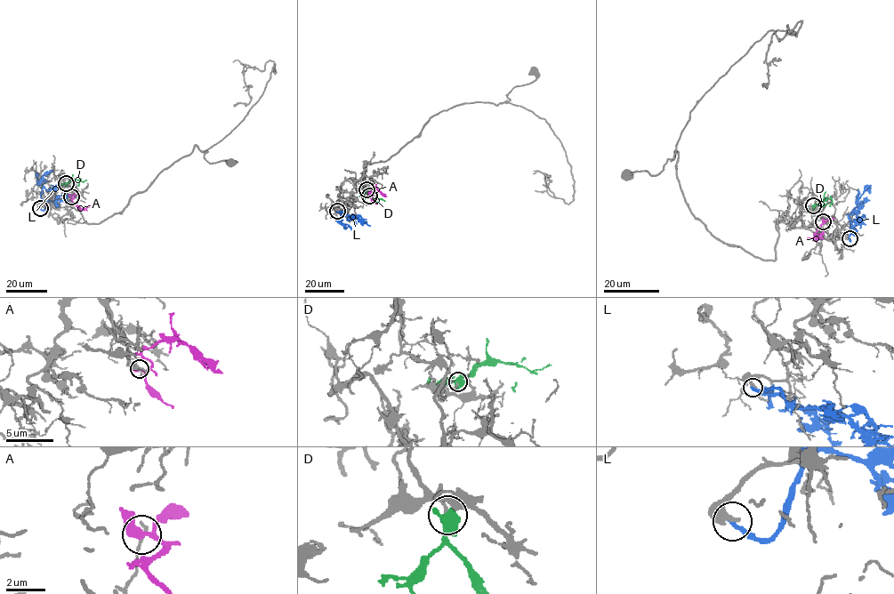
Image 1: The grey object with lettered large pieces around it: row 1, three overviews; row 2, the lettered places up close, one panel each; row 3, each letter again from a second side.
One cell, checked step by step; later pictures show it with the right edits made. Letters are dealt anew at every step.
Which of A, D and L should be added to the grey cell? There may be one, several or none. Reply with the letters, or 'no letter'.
no letter

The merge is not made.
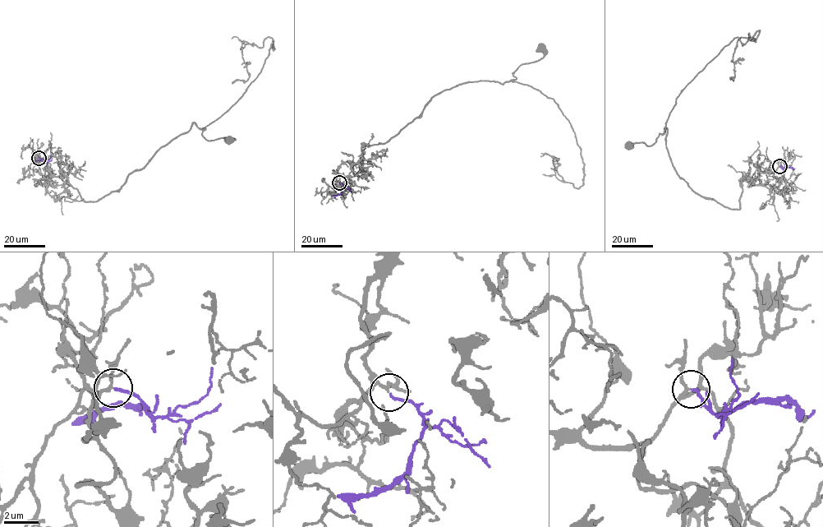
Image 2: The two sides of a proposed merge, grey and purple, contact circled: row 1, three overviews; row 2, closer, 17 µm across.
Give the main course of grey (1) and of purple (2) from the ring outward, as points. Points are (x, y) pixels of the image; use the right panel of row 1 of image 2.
1: (779, 166), (740, 182), (739, 208), (728, 209), (680, 177), (665, 127), (628, 145)
2: (779, 166), (793, 170)

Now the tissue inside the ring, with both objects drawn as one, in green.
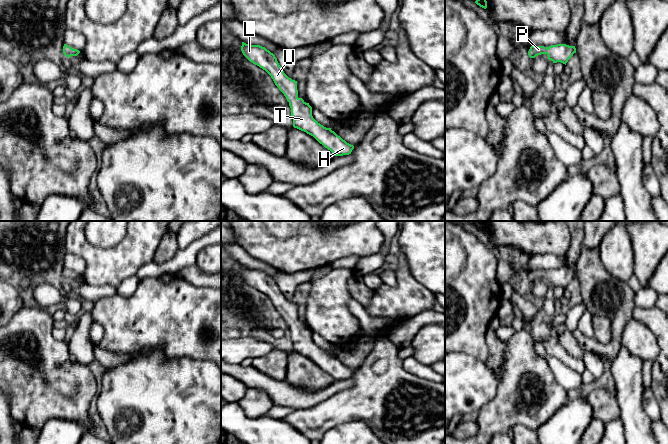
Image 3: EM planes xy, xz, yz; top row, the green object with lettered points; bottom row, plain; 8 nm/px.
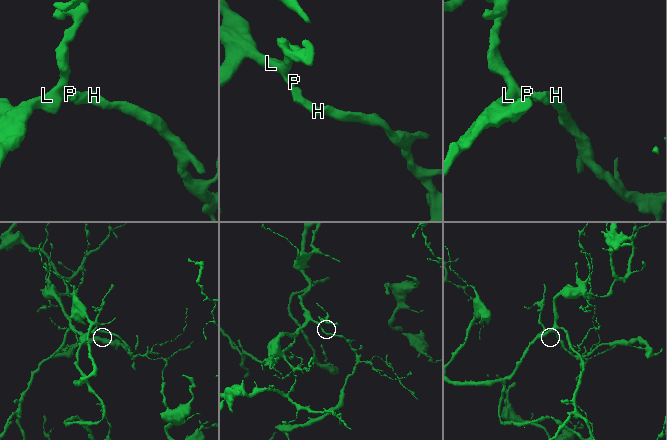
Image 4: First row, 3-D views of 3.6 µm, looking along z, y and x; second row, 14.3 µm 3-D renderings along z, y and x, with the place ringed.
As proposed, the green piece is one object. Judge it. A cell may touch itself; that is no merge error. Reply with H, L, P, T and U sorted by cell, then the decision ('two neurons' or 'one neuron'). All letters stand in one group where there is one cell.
H L P T U; one neuron

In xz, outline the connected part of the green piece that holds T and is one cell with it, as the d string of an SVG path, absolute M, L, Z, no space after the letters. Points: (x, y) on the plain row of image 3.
M242 266L243 279L253 288L265 294L275 309L284 318L291 332L293 351L313 360L320 368L330 374L334 380L351 378L354 370L338 360L331 352L318 347L312 340L312 331L298 321L297 305L289 302L273 277L260 269Z

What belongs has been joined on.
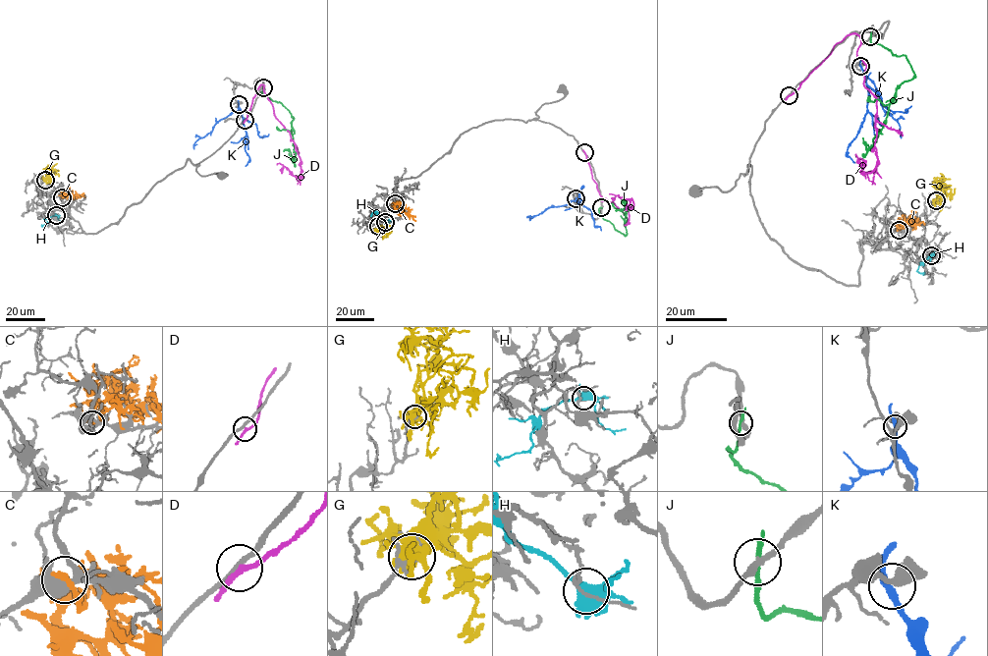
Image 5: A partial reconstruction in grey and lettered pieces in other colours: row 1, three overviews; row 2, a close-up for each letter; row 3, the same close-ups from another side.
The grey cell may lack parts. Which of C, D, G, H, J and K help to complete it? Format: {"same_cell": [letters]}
{"same_cell": []}

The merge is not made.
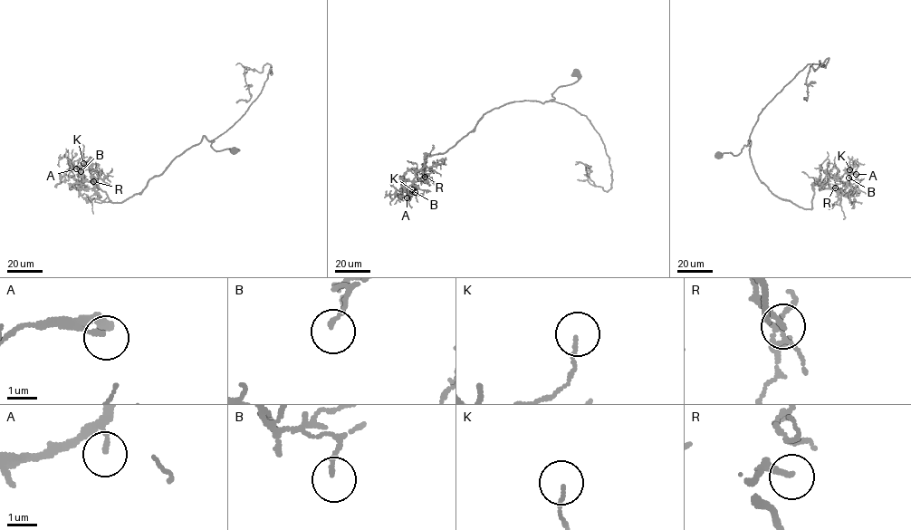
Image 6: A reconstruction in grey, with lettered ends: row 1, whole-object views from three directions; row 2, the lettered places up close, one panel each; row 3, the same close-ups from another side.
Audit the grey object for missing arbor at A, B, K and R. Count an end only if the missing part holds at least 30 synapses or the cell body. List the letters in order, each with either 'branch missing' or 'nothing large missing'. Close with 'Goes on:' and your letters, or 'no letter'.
A: nothing large missing
B: nothing large missing
K: nothing large missing
R: branch missing
Goes on: R

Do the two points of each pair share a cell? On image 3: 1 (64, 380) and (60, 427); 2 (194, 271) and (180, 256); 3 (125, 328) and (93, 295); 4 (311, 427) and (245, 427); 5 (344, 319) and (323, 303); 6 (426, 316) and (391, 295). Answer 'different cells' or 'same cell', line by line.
1: different cells
2: different cells
3: different cells
4: different cells
5: same cell
6: different cells

